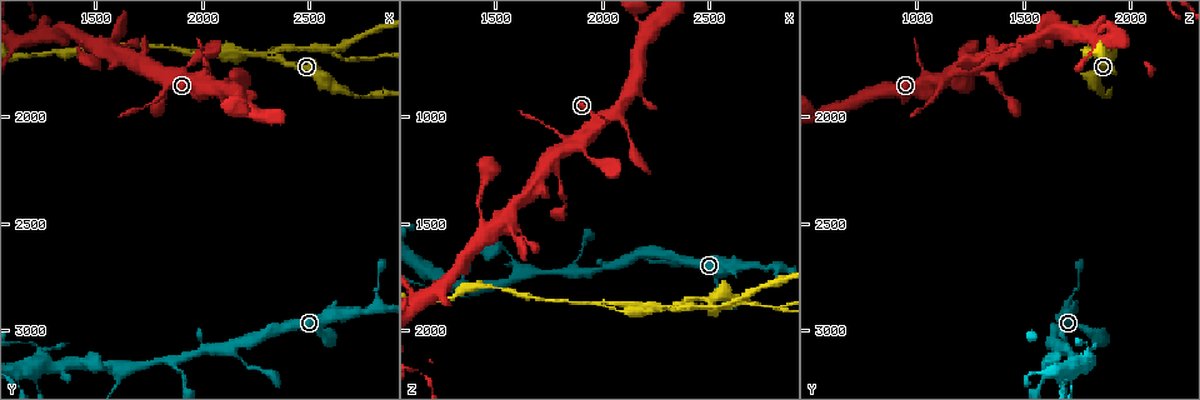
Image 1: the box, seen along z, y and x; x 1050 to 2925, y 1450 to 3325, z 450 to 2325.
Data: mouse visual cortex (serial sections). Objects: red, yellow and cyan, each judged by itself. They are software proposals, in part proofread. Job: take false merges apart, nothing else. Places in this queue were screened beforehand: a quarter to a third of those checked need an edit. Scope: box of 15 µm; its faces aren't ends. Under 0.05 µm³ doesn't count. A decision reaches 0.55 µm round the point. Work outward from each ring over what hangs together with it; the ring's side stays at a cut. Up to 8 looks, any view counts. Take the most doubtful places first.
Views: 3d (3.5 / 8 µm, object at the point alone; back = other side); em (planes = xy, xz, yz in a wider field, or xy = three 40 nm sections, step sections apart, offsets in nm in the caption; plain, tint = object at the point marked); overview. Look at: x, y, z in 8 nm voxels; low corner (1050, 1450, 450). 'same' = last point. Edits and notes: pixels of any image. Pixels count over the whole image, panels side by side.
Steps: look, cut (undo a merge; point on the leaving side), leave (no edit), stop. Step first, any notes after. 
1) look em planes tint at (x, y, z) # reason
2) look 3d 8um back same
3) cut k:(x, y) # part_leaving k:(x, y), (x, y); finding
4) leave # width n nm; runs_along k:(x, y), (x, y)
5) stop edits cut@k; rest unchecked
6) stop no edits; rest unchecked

look 3d 8um at (1880, 3140, 1740) # three-way junction

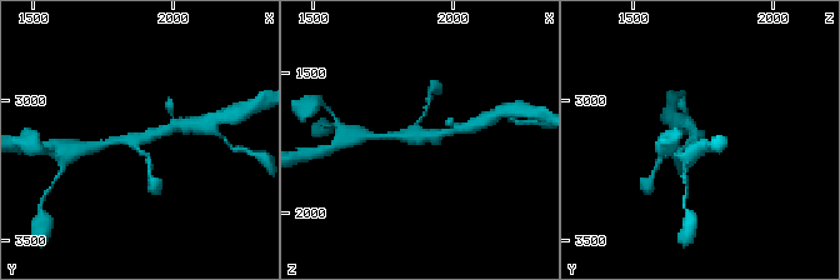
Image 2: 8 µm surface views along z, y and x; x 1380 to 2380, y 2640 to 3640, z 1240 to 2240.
look em xy step 5 tint at (1870, 3130, 1740) # arms 3; arm_widths 150, 250, 250 nm; shape alone is not enough

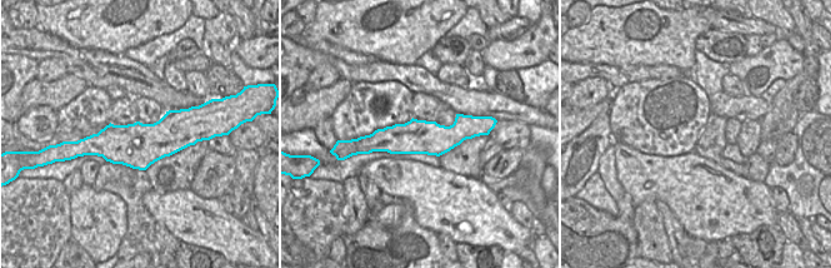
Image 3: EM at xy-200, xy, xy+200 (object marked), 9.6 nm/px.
leave # runs_along 3:(474, 128), (446, 138), (366, 143); continuous, no second cell

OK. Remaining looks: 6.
look 3d 3.5um at (1610, 3180, 1720) # looks like a crossing

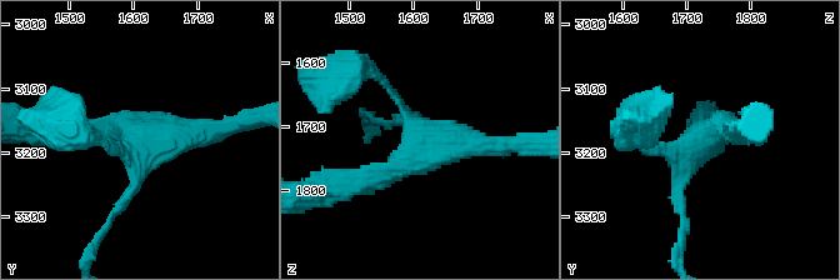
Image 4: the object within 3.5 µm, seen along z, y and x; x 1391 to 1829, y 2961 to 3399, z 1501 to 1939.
leave # runs_along 4:(513, 144), (435, 141), (355, 183); continuous, no second cell

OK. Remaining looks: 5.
look 3d 3.5um at (1250, 3170, 1760) # four arms meet

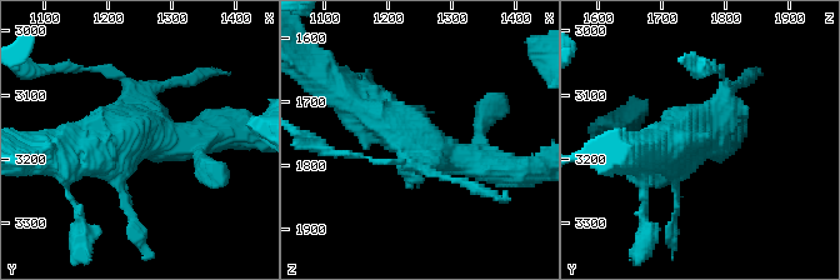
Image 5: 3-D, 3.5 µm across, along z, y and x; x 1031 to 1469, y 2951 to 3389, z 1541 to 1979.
look em xy step 3 plain at (1250, 3165, 1760)

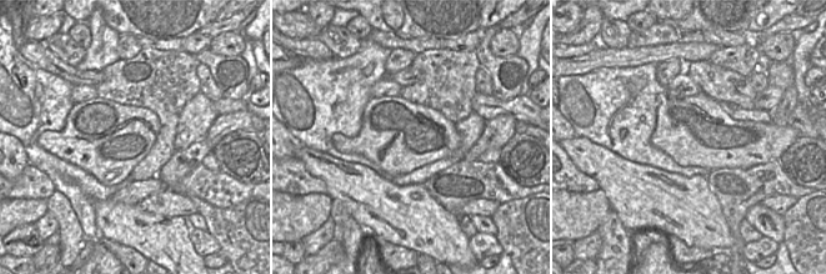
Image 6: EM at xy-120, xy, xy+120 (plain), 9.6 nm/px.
look em xy step 3 tint same # with the object marked

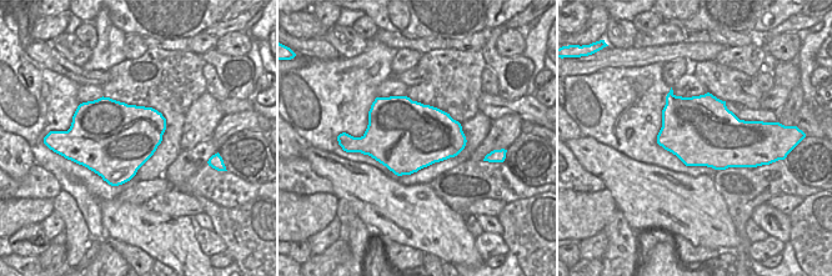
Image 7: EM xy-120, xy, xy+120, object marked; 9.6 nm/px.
cut 5:(194, 78) # part_leaving 5:(129, 93), (125, 78), (98, 70), (33, 70); a second cell is stuck on

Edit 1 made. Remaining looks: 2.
stop edits cut@5; rest unchecked

